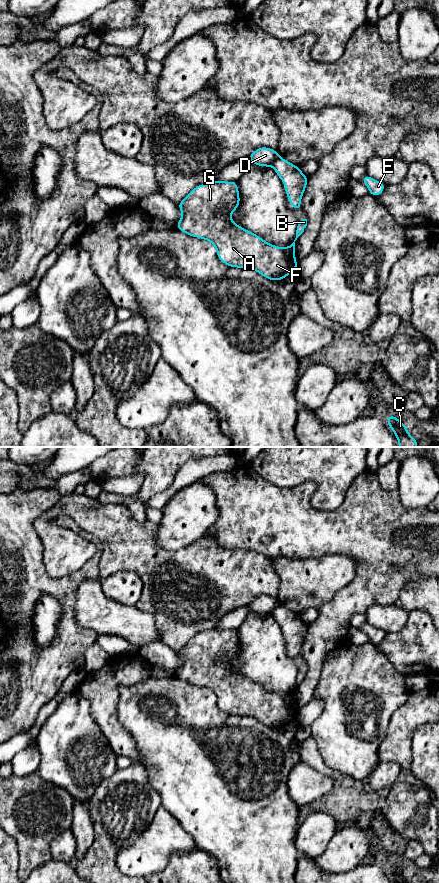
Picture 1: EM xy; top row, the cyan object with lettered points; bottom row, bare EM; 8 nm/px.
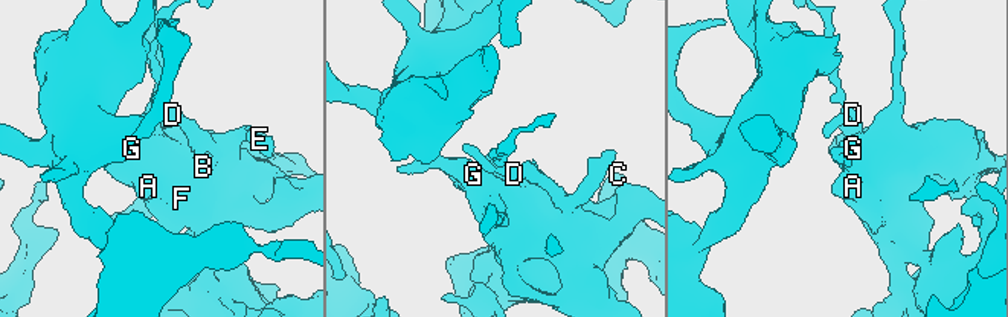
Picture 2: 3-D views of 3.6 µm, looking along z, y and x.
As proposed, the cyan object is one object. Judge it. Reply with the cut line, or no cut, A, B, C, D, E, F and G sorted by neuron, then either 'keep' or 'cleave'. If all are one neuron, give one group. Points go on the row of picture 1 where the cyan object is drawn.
xy (278, 156), (272, 165) | A B C E F G / D | cleave

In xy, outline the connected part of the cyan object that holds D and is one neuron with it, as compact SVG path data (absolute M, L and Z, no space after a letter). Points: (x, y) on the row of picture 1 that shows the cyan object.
M260 147L256 149L247 159L258 166L267 167L273 166L276 158L279 157L277 150L273 150L269 147Z

